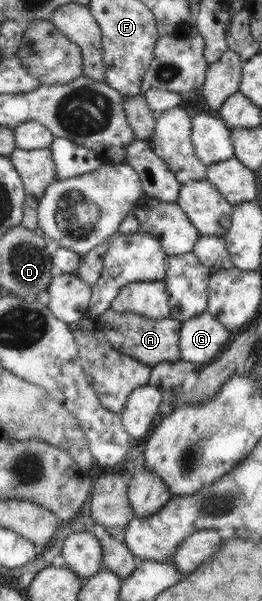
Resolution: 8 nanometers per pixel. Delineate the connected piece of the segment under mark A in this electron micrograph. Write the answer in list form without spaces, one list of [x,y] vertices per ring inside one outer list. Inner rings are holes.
[[[109,308],[99,316],[99,319],[97,318],[97,322],[113,348],[127,353],[127,356],[139,362],[152,366],[159,362],[181,360],[179,334],[182,322],[179,320],[172,319],[170,316],[161,320],[151,320],[135,312],[115,312]]]

